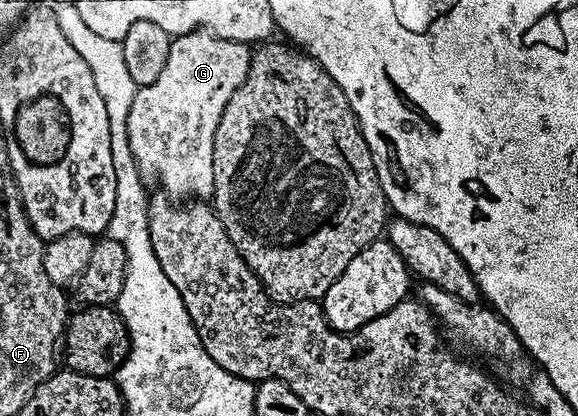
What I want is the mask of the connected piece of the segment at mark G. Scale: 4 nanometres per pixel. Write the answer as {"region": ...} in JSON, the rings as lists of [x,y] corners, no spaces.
{"region":[[[197,30],[195,32],[187,32],[184,36],[177,36],[172,41],[170,46],[170,58],[166,58],[166,67],[162,70],[162,74],[158,74],[158,78],[155,82],[150,82],[150,86],[145,88],[137,87],[136,97],[134,102],[130,106],[130,118],[128,119],[128,145],[130,150],[134,154],[136,159],[136,165],[140,171],[140,175],[145,178],[151,178],[156,176],[156,180],[161,184],[163,191],[172,198],[188,198],[193,192],[193,197],[196,198],[208,198],[212,195],[212,181],[206,178],[200,171],[205,171],[206,164],[200,160],[192,160],[195,156],[207,157],[210,152],[210,133],[215,129],[216,124],[222,118],[222,110],[226,110],[226,102],[230,102],[230,98],[234,94],[234,90],[238,90],[238,86],[242,86],[242,82],[246,82],[248,77],[248,71],[252,65],[253,49],[247,44],[238,42],[237,40],[227,40],[221,36],[215,36],[214,33],[207,30]]]}

